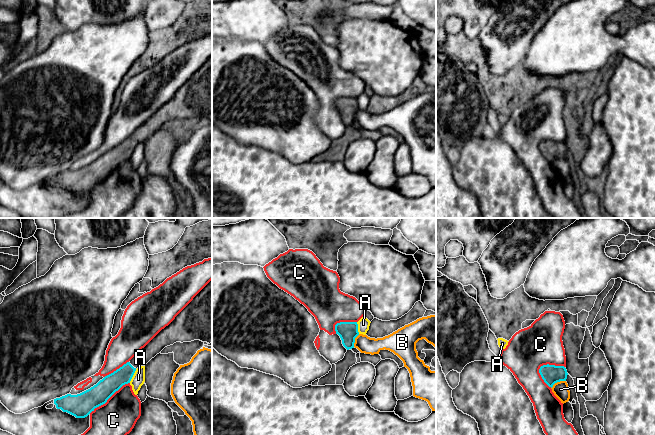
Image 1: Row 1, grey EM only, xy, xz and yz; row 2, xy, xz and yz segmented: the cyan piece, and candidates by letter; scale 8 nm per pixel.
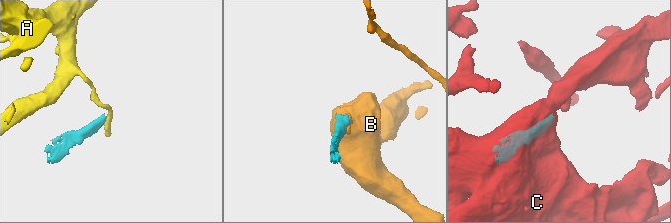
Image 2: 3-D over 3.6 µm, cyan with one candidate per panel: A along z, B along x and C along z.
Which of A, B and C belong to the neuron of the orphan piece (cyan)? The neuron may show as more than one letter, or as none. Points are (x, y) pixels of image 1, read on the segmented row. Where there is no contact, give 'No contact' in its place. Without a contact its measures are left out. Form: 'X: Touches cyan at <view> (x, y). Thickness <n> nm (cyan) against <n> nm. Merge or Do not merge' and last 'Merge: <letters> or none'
A: Touches cyan at xy (132, 376). Thickness 160 nm (cyan) against 110 nm. Do not merge
B: Touches cyan at yz (557, 381). Thickness 160 nm (cyan) against 130 nm. Do not merge
C: Touches cyan at yz (549, 365). Thickness 160 nm (cyan) against 340 nm. Do not merge
Merge: none

